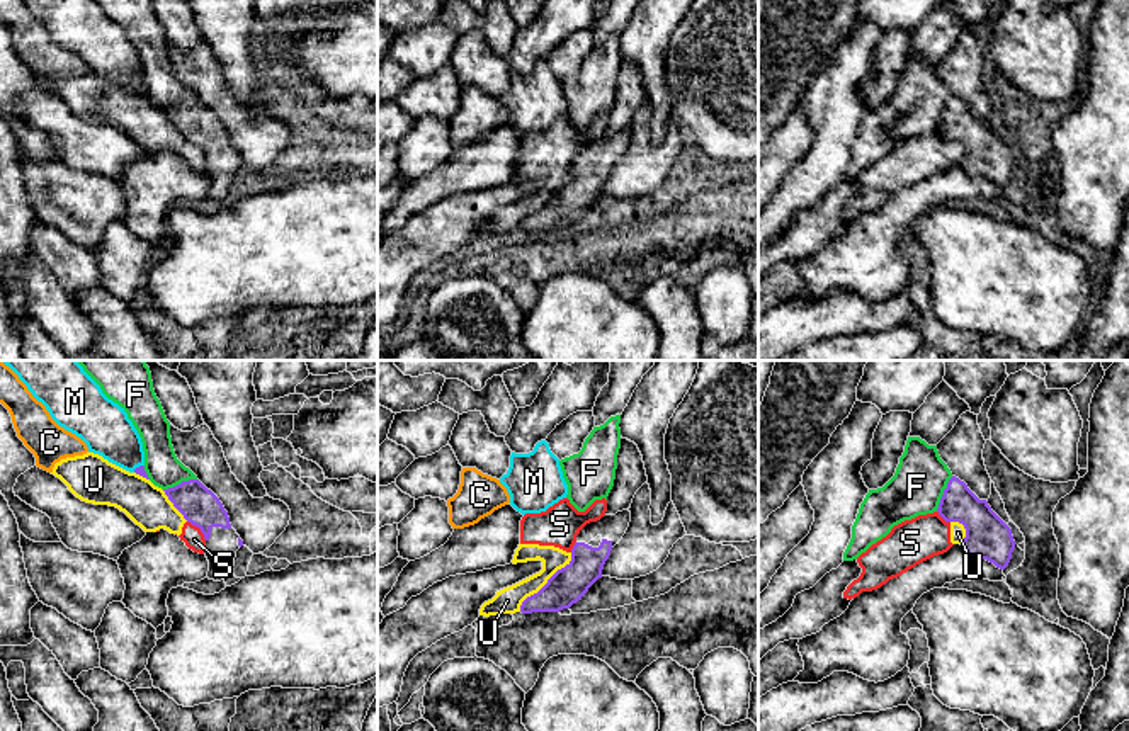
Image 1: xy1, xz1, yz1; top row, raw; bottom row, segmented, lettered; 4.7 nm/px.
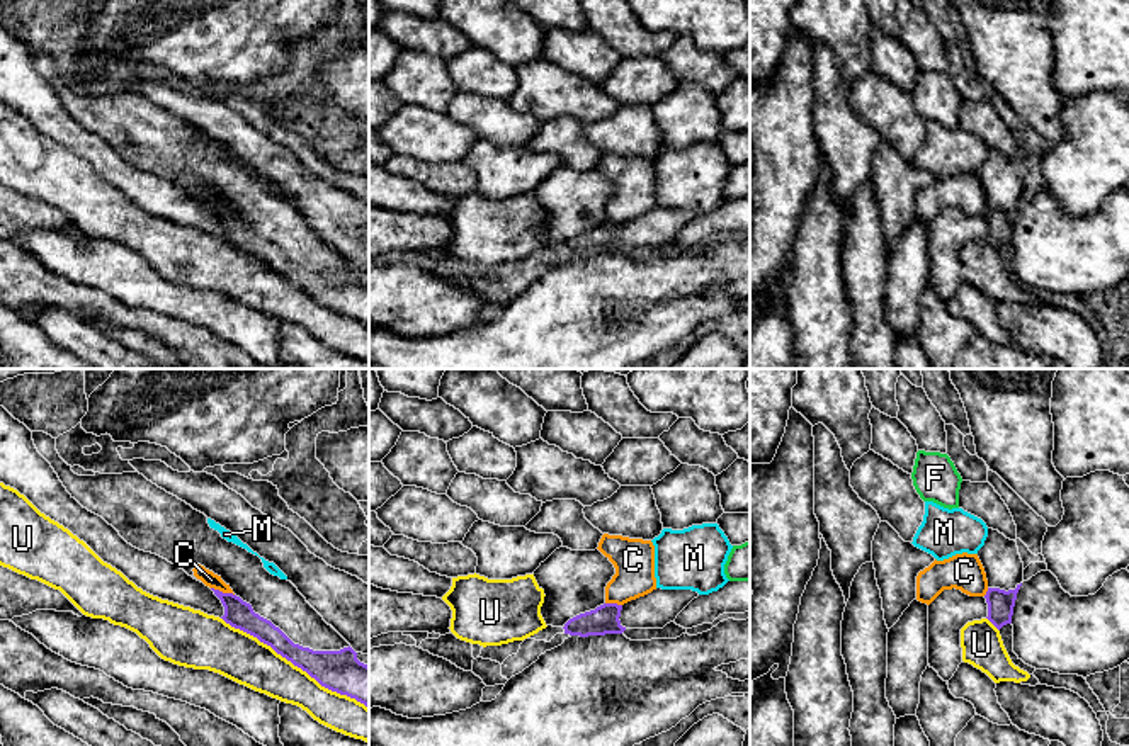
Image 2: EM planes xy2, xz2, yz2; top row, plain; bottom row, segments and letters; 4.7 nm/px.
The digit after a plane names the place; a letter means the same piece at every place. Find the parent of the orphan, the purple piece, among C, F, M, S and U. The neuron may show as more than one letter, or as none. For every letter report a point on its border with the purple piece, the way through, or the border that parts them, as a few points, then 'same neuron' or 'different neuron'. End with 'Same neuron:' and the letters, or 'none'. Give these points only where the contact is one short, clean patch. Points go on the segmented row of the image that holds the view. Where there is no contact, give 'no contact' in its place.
C: meets purple in xy2 at (221, 592); different neuron
F: meets purple in yz1 at (944, 493); border along yz1 (953, 476), (936, 510); different neuron
M: meets purple in xy1 at (140, 466); different neuron
S: meets purple in xy1 at (199, 527); border along xy1 (187, 521), (206, 539); different neuron
U: meets purple in xy2 at (295, 665); different neuron
Same neuron: none

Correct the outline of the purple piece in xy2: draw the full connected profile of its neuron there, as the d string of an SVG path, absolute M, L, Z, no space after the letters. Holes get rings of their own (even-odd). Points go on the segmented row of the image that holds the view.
M32 432L32 440L37 452L51 464L60 481L66 491L75 498L83 508L102 517L109 525L112 525L119 535L133 547L156 554L177 568L184 569L189 576L194 576L194 568L197 564L218 574L233 591L223 593L214 590L214 595L221 600L224 607L224 615L221 617L226 624L240 629L260 642L270 646L277 654L291 661L294 666L306 671L321 687L347 695L364 704L369 709L369 666L357 659L357 653L350 644L332 627L323 617L306 602L306 598L298 591L298 588L279 576L270 574L258 556L248 552L247 549L228 542L221 534L209 527L207 517L194 510L185 501L158 488L148 481L139 472L122 472L122 474L100 474L78 476L71 471L56 450L56 438L44 432Z

